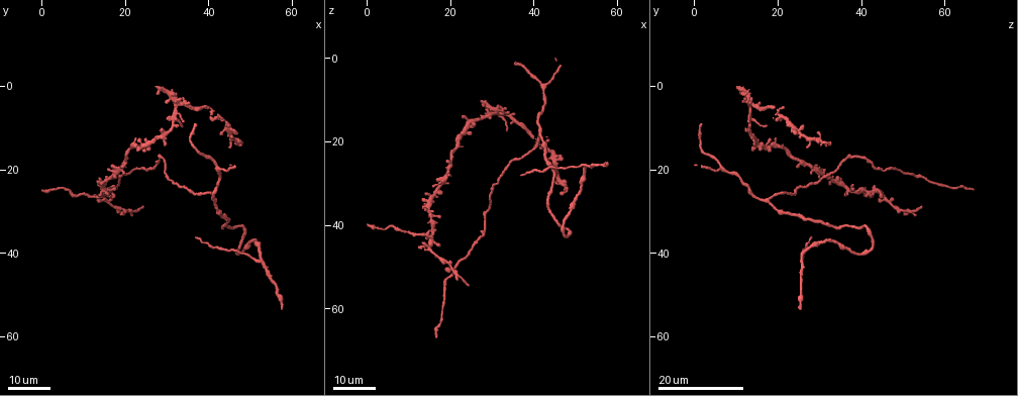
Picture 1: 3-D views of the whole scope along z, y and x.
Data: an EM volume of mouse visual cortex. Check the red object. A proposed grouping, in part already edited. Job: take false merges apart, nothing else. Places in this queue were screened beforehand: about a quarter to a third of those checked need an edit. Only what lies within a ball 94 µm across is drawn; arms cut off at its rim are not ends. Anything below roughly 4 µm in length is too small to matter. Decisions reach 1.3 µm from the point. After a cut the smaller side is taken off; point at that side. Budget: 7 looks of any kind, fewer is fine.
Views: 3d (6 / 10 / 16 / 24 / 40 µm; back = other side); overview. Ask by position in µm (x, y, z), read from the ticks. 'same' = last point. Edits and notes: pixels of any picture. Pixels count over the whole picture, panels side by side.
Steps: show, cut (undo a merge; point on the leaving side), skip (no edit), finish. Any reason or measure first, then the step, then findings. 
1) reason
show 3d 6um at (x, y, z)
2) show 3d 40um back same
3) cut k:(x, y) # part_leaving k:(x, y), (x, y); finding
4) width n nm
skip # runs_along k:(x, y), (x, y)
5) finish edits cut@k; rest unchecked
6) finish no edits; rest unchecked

thin arm on a thick one
show 3d 16um at (31.5, 8.0, 13.5)

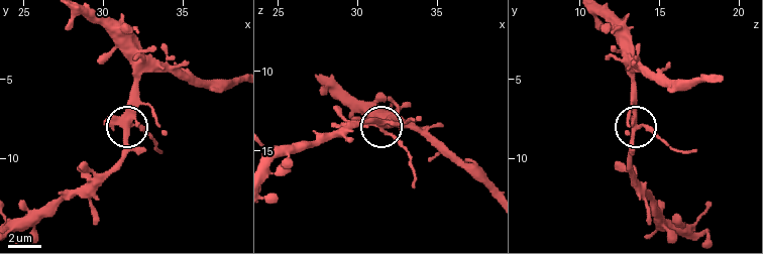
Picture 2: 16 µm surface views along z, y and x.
zoom in
show 3d 6um same

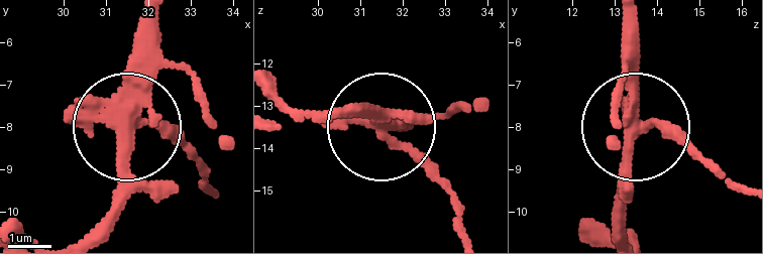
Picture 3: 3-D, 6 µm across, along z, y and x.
arms 4
cut 3:(173, 137) # a second neuron is stuck on

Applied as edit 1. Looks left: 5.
three arms meet
show 3d 24um at (42.5, 19.5, 6.0)

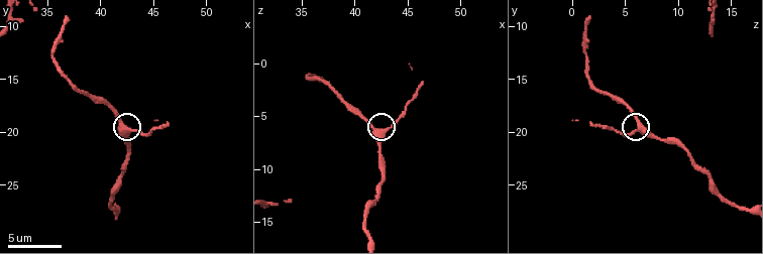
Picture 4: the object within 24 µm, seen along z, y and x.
show 3d 6um at (42.6, 19.8, 6.4)

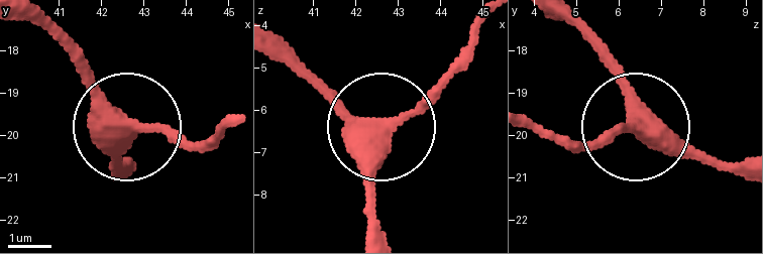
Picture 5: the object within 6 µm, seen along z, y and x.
skip # runs_along 5:(117, 177), (128, 126), (149, 123), (211, 144); all the same neuron

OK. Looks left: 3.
three arms meet
show 3d 24um at (52.5, 42.5, 25.5)

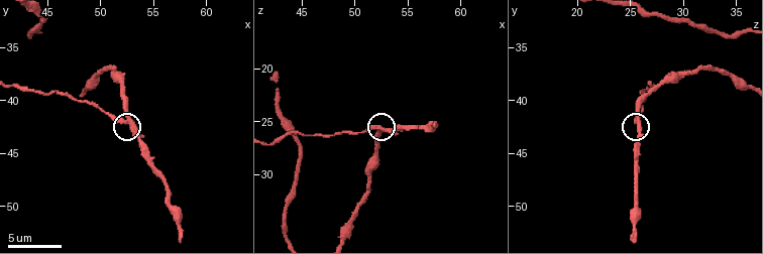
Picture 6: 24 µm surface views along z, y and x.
show 3d 6um at (52.8, 42.2, 25.8)

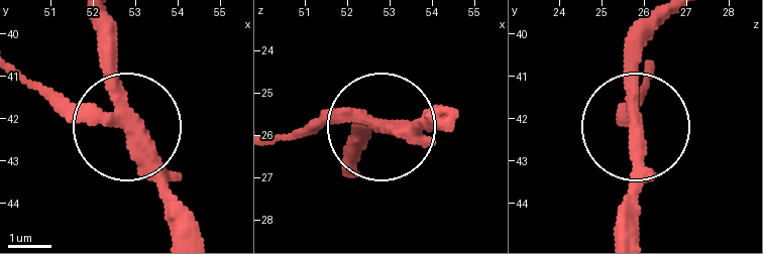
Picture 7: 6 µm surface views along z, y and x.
side_arm 13 um
cut 7:(89, 115) # part_leaving 7:(136, 146), (21, 82); two neurons meet here

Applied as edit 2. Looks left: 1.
finish edits cut@3, cut@7; rest unchecked

